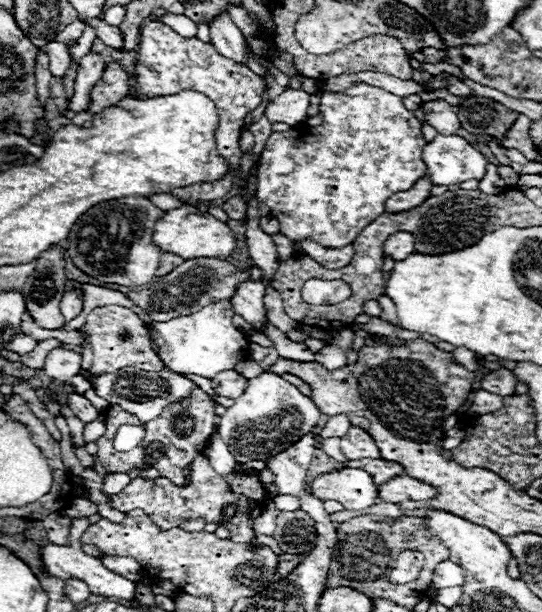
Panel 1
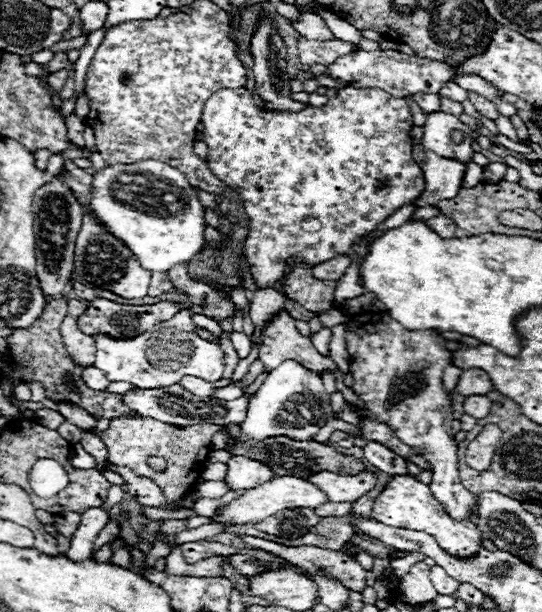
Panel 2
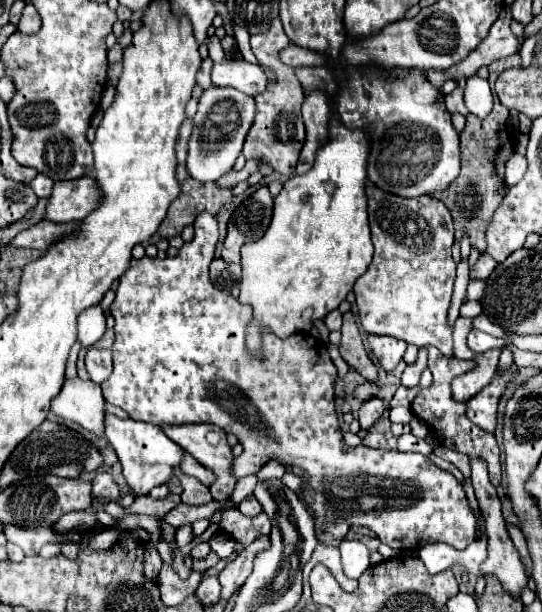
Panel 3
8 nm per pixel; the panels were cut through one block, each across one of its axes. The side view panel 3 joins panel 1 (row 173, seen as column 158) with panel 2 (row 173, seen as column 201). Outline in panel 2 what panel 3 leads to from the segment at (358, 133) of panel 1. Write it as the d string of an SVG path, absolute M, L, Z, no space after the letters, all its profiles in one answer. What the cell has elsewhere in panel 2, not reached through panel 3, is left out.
M346 86L334 98L330 98L322 108L310 108L308 106L302 112L266 110L262 106L256 106L250 90L246 90L246 88L224 88L224 90L220 90L220 92L216 92L208 98L208 102L204 106L204 112L202 112L202 124L204 124L204 142L210 148L208 166L210 166L212 174L216 174L228 186L238 186L240 188L240 198L242 198L246 216L250 220L250 226L248 226L250 232L248 232L248 238L244 242L244 254L246 254L246 262L248 262L252 280L260 290L262 288L272 288L282 278L284 266L288 264L290 258L300 258L300 262L316 266L316 264L322 264L322 262L328 262L328 260L336 258L336 254L348 254L352 244L358 242L358 238L372 232L382 220L386 220L398 208L414 202L424 190L422 168L412 158L410 131L413 123L412 118L410 118L410 106L404 98L390 96L388 92L384 92L380 88L352 88L352 86Z

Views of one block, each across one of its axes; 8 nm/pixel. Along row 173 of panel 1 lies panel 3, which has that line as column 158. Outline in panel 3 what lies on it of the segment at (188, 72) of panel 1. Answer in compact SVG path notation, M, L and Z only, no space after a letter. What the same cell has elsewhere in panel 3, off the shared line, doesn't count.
M188 118L188 120L184 122L184 128L180 128L180 140L178 140L178 144L176 144L178 176L180 176L182 194L176 198L176 202L170 204L166 218L164 218L164 222L160 224L160 228L158 228L158 234L160 234L162 238L166 238L166 240L170 240L170 238L174 238L174 236L180 236L182 228L184 228L186 224L192 224L194 218L196 218L200 212L208 210L208 212L216 214L216 212L220 210L220 206L232 198L232 188L220 188L216 182L198 182L198 180L194 180L194 178L188 174L188 170L186 170L186 158L188 158L188 140L190 140L192 128L194 128L192 118Z

